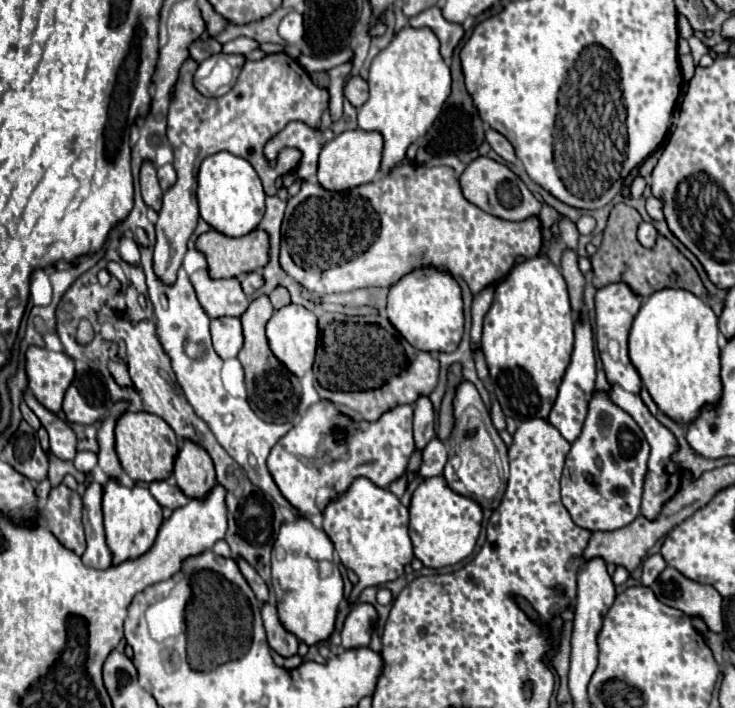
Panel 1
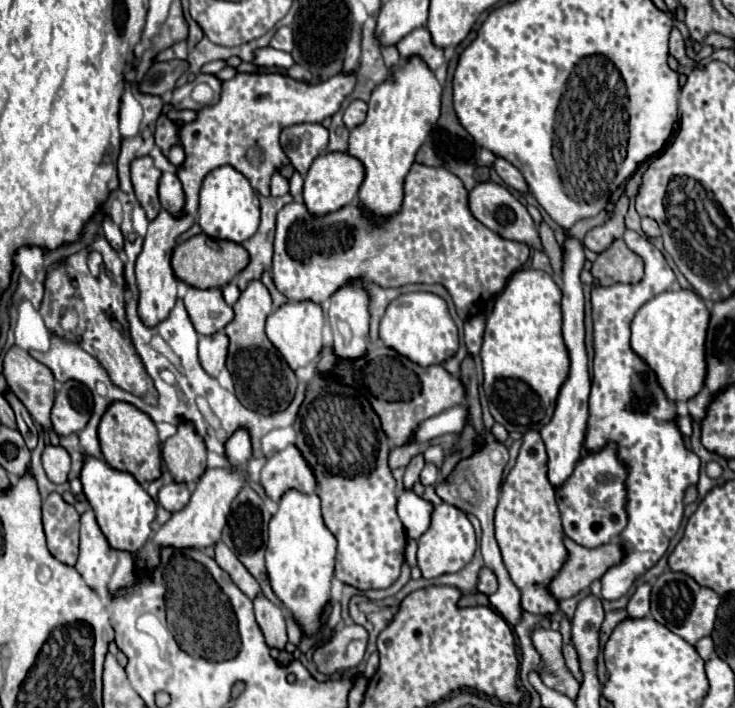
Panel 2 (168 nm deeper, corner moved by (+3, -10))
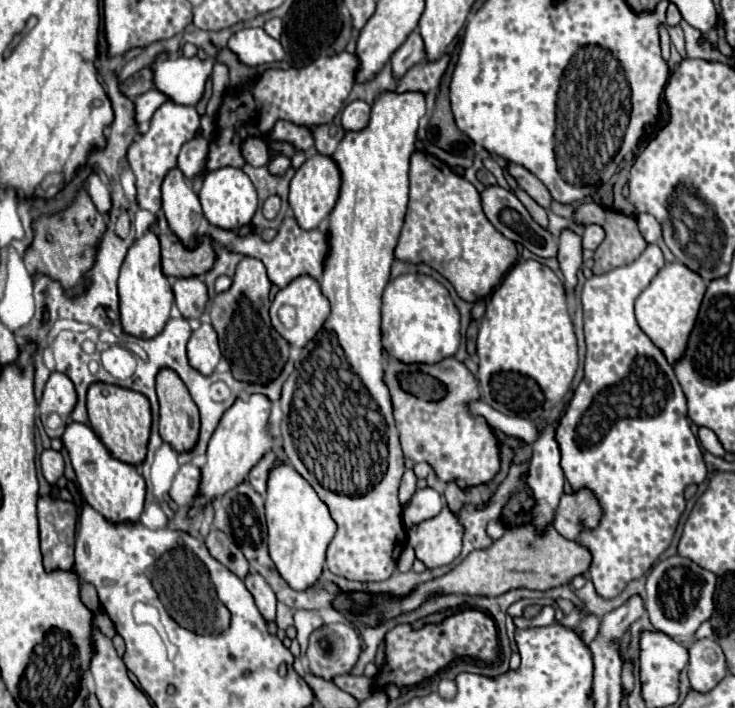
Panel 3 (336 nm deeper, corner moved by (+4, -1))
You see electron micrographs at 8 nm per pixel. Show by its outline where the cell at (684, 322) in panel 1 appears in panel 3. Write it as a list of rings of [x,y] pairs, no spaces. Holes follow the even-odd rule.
[[[668,263],[636,299],[636,321],[640,329],[666,355],[670,365],[678,363],[684,357],[704,291],[706,285],[700,275],[688,271],[688,267],[684,267],[682,263]]]

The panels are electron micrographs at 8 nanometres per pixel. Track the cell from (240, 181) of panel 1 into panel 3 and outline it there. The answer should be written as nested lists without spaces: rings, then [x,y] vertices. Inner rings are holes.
[[[222,167],[222,169],[210,171],[202,181],[202,195],[198,193],[198,197],[200,197],[202,211],[208,223],[220,229],[228,229],[228,231],[238,231],[240,227],[248,225],[258,209],[256,189],[252,181],[242,169],[236,169],[236,167]]]

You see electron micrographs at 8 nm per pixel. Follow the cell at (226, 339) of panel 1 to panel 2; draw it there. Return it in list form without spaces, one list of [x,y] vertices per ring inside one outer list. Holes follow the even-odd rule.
[[[215,332],[211,336],[199,338],[199,360],[209,376],[217,378],[217,374],[225,368],[227,346],[229,346],[229,340],[223,332]]]

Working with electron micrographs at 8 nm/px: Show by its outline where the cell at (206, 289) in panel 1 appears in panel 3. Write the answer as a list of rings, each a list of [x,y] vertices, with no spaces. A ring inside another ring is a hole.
[[[199,276],[178,279],[174,285],[176,305],[186,319],[200,319],[208,305],[208,287]]]

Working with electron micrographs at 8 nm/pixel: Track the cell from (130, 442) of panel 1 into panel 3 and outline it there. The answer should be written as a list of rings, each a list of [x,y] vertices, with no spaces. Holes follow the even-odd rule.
[[[94,383],[88,389],[88,419],[92,431],[100,437],[100,441],[106,445],[112,457],[130,465],[144,463],[152,425],[150,403],[144,395],[140,395],[138,391],[128,391],[118,385]]]

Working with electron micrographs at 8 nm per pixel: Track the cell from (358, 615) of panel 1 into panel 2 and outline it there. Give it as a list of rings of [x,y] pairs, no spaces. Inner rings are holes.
[[[359,624],[339,626],[331,640],[313,652],[313,662],[317,670],[325,676],[335,672],[355,670],[367,648],[367,632]]]

